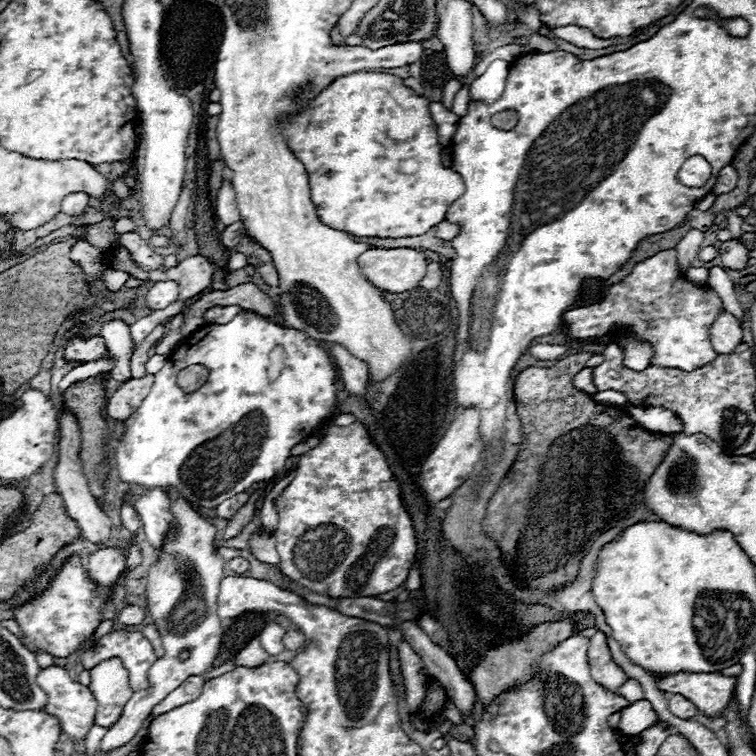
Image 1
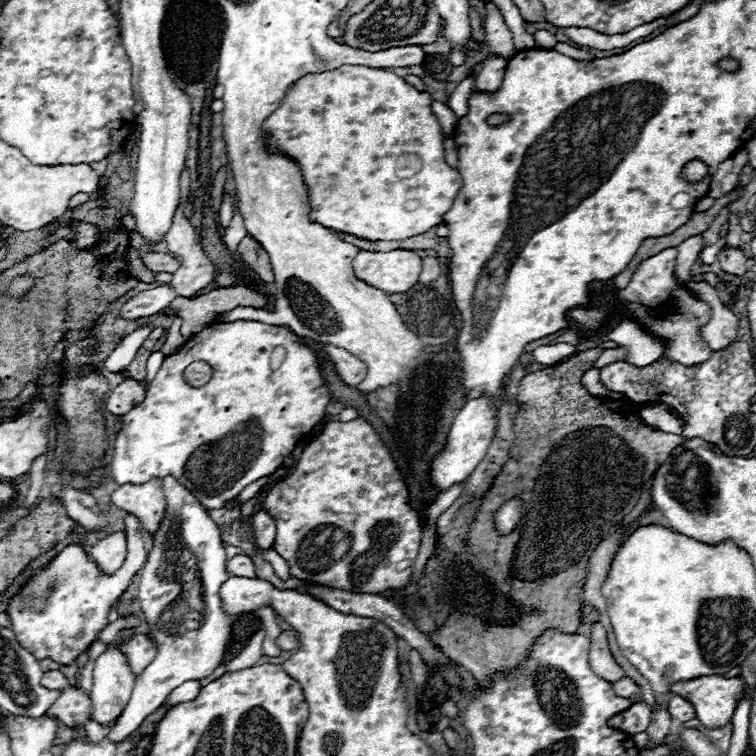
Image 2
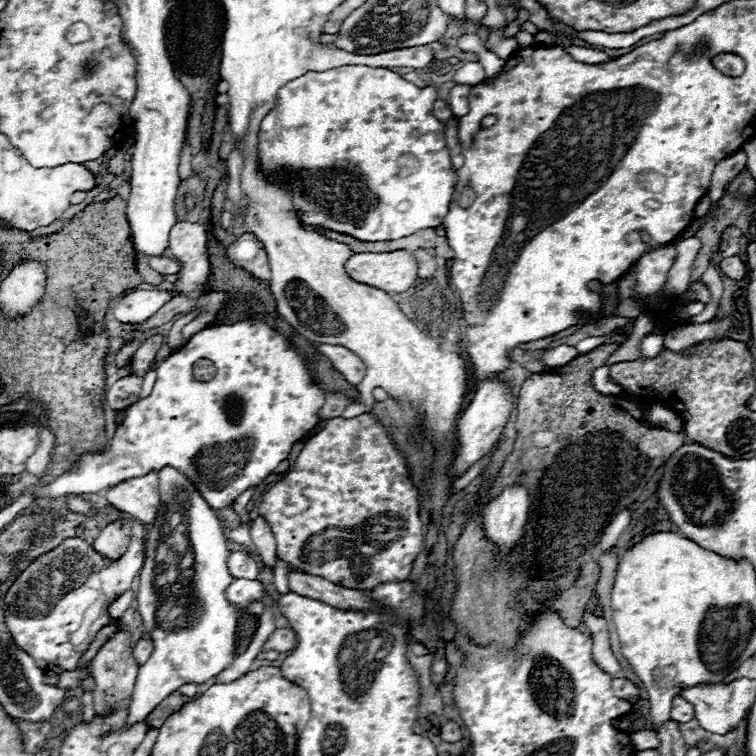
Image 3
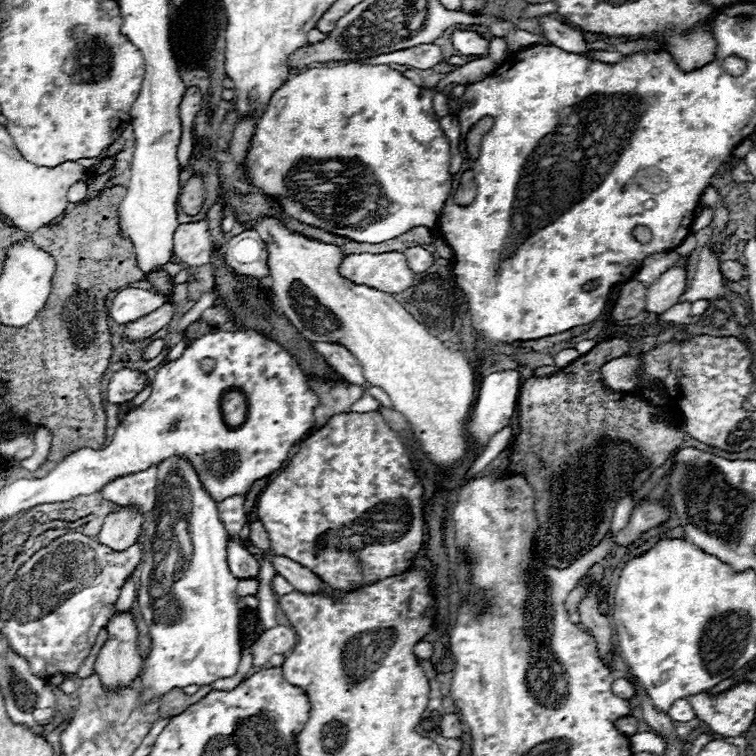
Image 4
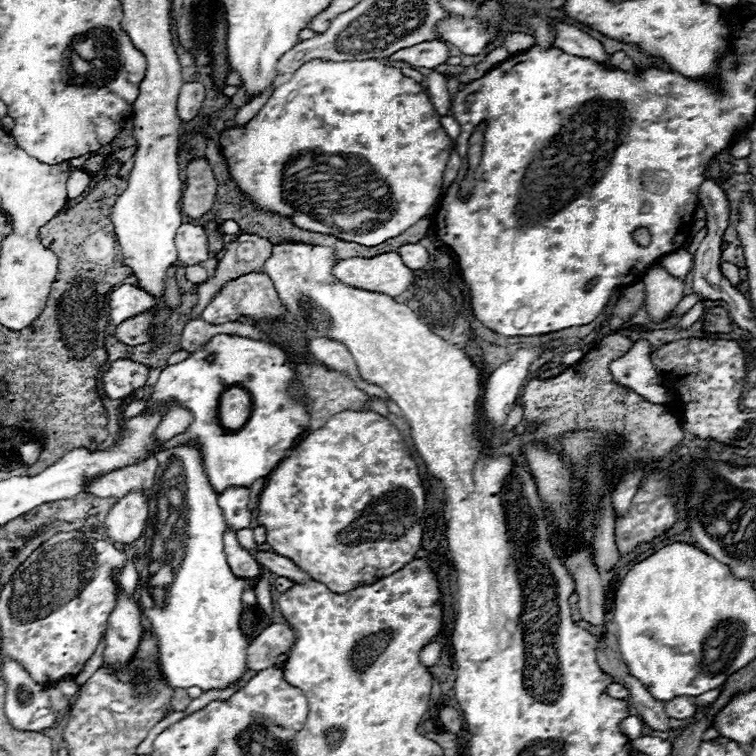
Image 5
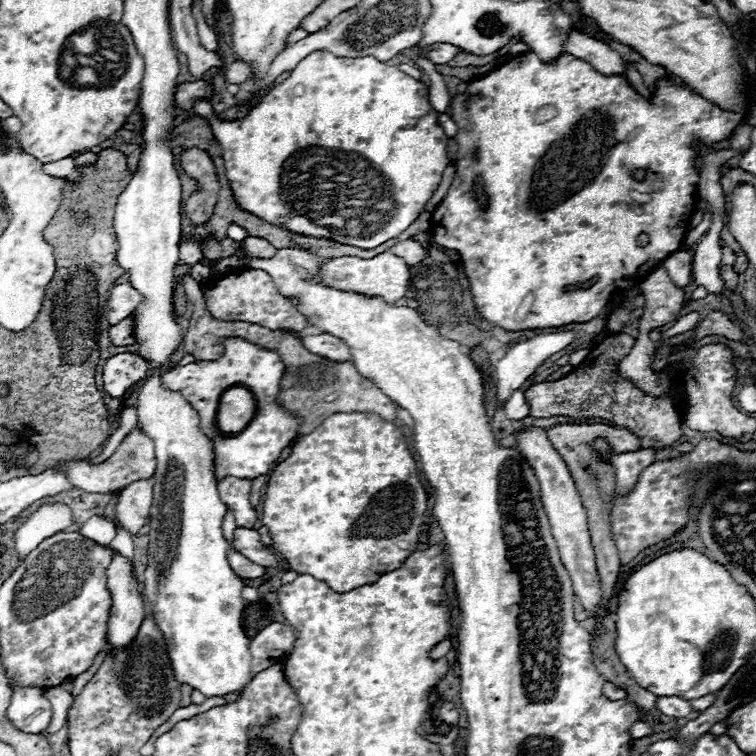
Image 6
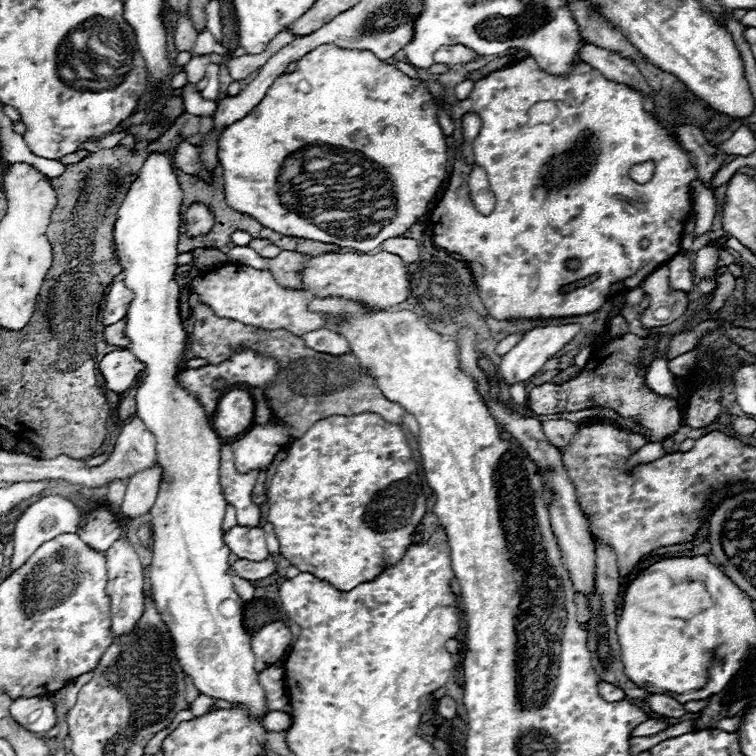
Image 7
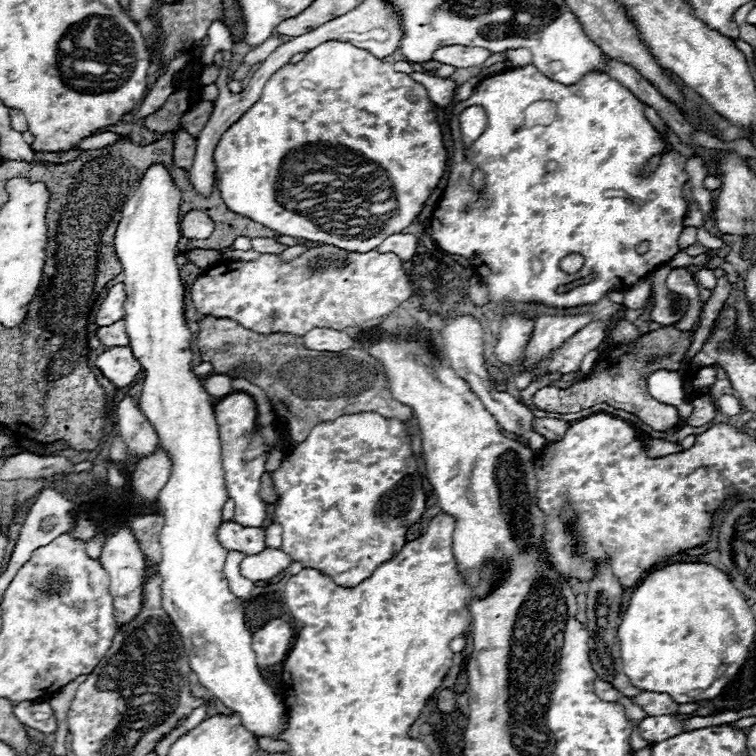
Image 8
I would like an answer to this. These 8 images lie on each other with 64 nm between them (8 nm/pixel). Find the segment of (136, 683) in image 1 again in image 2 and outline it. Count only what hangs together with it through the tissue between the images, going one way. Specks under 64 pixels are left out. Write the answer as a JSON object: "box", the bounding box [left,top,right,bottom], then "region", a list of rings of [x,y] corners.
{"box":[116,634,156,678],"region":[[[136,634],[130,640],[120,640],[120,642],[116,642],[116,648],[126,656],[128,666],[136,678],[144,672],[144,668],[156,656],[156,648],[152,646],[152,640],[144,634]]]}

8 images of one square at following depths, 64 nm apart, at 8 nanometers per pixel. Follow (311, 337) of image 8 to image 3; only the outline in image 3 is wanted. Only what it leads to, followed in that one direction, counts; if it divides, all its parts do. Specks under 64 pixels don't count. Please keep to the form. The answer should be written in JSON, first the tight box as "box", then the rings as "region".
{"box":[318,344,366,386],"region":[[[320,344],[318,350],[332,362],[332,366],[344,376],[346,382],[350,382],[352,386],[362,382],[366,366],[354,352],[342,348],[342,346],[332,346],[332,344]]]}

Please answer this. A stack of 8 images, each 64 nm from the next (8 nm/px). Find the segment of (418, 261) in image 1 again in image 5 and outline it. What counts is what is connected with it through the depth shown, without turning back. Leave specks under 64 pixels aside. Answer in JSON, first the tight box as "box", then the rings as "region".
{"box":[334,252,414,298],"region":[[[384,252],[374,258],[352,256],[340,260],[334,266],[334,276],[344,284],[372,292],[384,292],[392,298],[402,294],[414,280],[412,270],[402,262],[398,252]]]}

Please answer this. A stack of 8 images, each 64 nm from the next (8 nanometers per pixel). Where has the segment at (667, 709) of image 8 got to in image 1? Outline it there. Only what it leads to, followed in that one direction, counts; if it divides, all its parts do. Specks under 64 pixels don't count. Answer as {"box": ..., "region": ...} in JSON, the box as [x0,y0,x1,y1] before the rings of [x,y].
{"box":[668,694,698,718],"region":[[[674,694],[674,696],[670,698],[668,708],[670,708],[670,712],[672,712],[674,716],[680,716],[680,718],[692,718],[692,716],[698,714],[698,708],[696,708],[688,698],[684,698],[684,696],[680,696],[680,694]]]}

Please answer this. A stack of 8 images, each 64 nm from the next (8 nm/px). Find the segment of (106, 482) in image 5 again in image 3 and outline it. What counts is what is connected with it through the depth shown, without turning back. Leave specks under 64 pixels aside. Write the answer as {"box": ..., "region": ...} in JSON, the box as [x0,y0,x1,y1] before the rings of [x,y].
{"box":[106,472,160,526],"region":[[[150,472],[148,476],[142,476],[136,480],[126,480],[124,484],[116,484],[108,490],[106,500],[114,508],[152,526],[156,520],[158,508],[160,508],[158,474]]]}

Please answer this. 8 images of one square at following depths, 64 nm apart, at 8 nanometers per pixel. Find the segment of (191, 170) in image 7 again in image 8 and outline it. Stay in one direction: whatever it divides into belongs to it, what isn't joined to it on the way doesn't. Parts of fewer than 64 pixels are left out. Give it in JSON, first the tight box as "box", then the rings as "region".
{"box":[174,130,196,170],"region":[[[182,130],[174,146],[174,166],[190,170],[194,164],[194,156],[196,156],[196,140]]]}

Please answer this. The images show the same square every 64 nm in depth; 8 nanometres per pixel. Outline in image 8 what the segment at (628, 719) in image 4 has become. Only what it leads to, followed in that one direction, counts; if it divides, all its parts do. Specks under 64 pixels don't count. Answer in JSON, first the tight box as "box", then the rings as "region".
{"box":[640,716,682,742],"region":[[[648,716],[640,722],[640,736],[648,742],[662,742],[682,732],[682,722],[678,716]]]}

